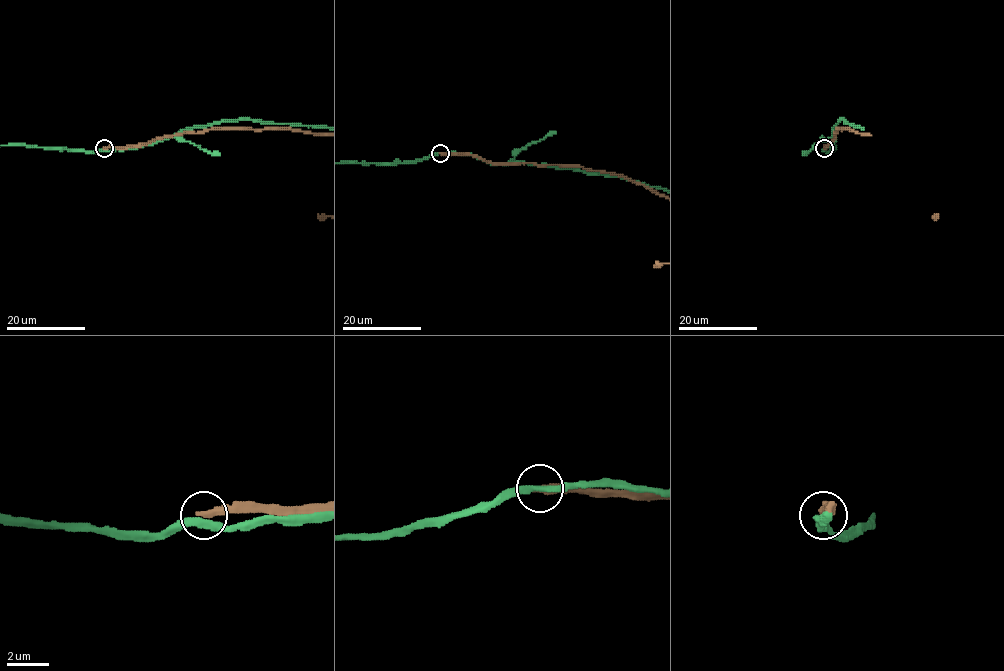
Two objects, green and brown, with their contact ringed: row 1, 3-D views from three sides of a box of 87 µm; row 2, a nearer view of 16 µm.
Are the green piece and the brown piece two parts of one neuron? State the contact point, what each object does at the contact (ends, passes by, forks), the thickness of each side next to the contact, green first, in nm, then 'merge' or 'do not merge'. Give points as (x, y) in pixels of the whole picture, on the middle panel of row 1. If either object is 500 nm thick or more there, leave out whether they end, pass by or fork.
at (440, 153); green passes by; brown ends there; 280 nm thick on the green side, 360 nm on the other; do not merge

